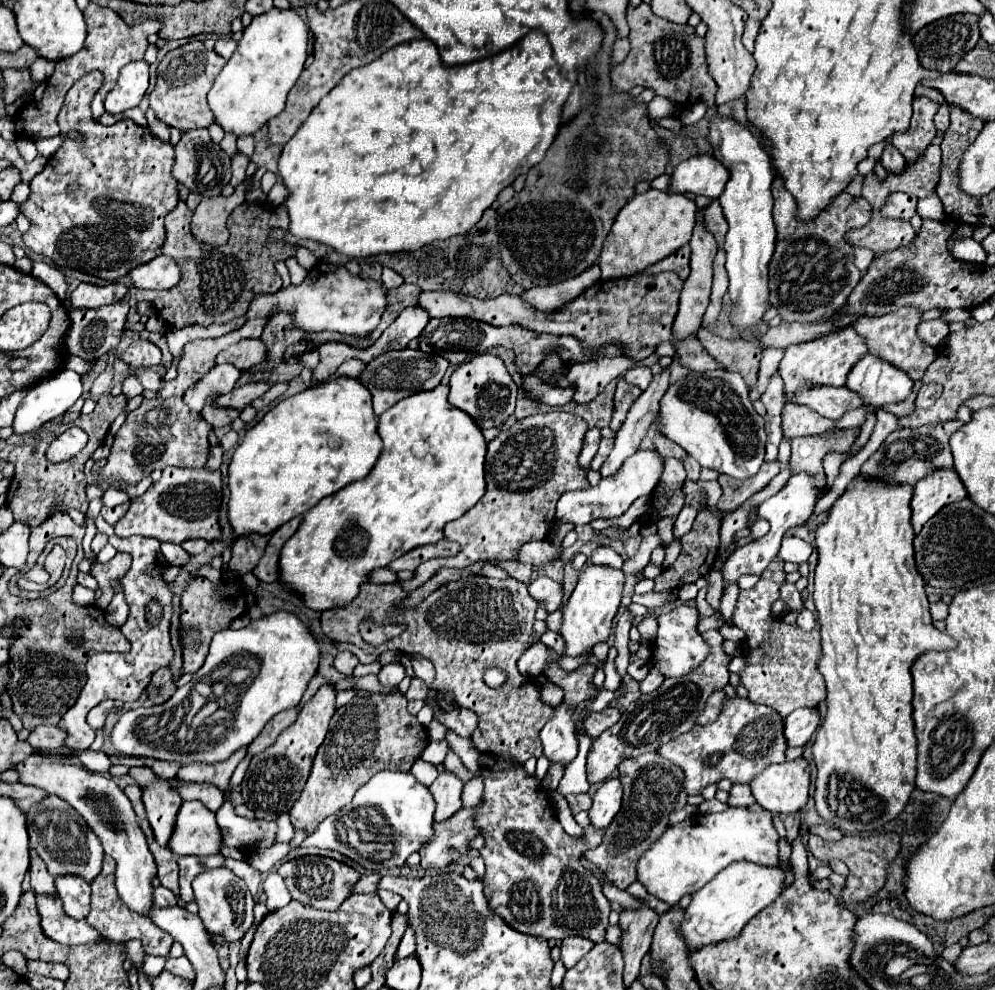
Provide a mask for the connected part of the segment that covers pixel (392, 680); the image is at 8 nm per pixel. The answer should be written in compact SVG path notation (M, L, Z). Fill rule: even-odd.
M389 663L389 665L381 667L381 671L379 671L381 685L399 685L405 677L407 677L407 673L401 663Z

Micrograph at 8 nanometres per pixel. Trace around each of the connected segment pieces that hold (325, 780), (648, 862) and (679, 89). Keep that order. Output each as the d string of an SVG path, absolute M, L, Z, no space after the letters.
M357 691L357 695L347 705L339 707L331 719L327 739L317 751L307 785L289 811L293 827L307 829L309 833L315 831L327 815L349 805L355 791L375 773L383 769L409 771L411 765L421 757L427 743L427 729L407 711L405 695L373 695L367 691Z
M737 807L711 815L697 813L677 825L669 825L651 849L645 851L637 865L637 881L641 881L657 899L675 905L683 895L699 891L699 887L707 885L721 869L735 861L747 859L761 865L775 865L777 841L779 835L773 827L769 811L749 811Z
M647 3L627 7L627 23L631 29L631 51L625 61L611 71L611 79L619 91L643 85L655 89L657 95L677 101L681 107L687 107L695 101L705 101L707 105L715 103L717 83L709 75L705 39L697 37L691 25L675 25L667 19L659 19Z

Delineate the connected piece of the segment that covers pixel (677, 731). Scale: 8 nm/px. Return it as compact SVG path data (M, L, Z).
M719 629L705 631L703 639L711 645L711 651L697 671L679 679L665 679L659 689L649 695L641 695L623 711L621 719L613 727L603 731L603 735L593 741L587 757L589 783L601 783L609 779L621 761L629 757L641 757L645 753L655 753L659 747L663 747L663 743L669 743L671 739L687 733L691 727L697 725L695 719L703 711L709 695L729 685L729 663L733 657L723 651L723 637Z

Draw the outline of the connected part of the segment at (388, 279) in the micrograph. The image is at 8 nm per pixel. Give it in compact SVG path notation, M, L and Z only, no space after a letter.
M385 267L383 269L383 287L393 289L393 287L399 287L399 285L403 285L403 277L399 273L395 273L393 269Z

